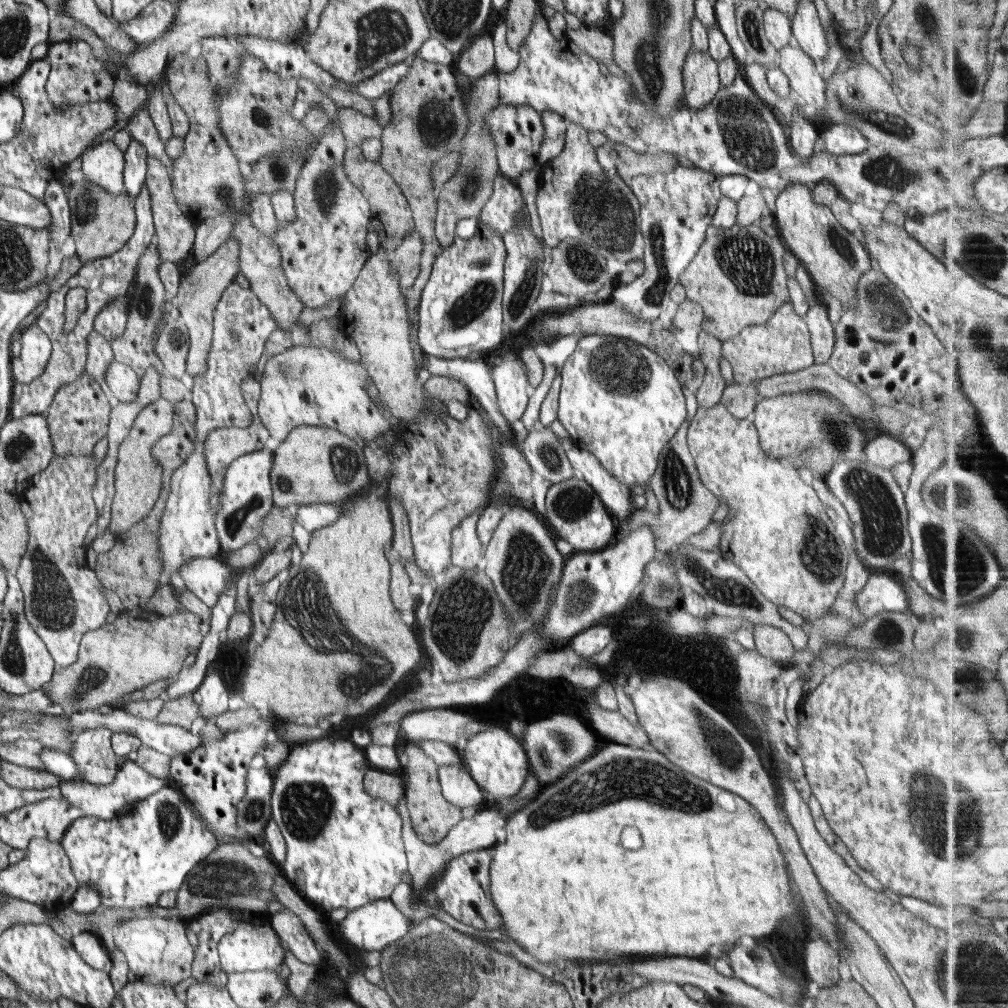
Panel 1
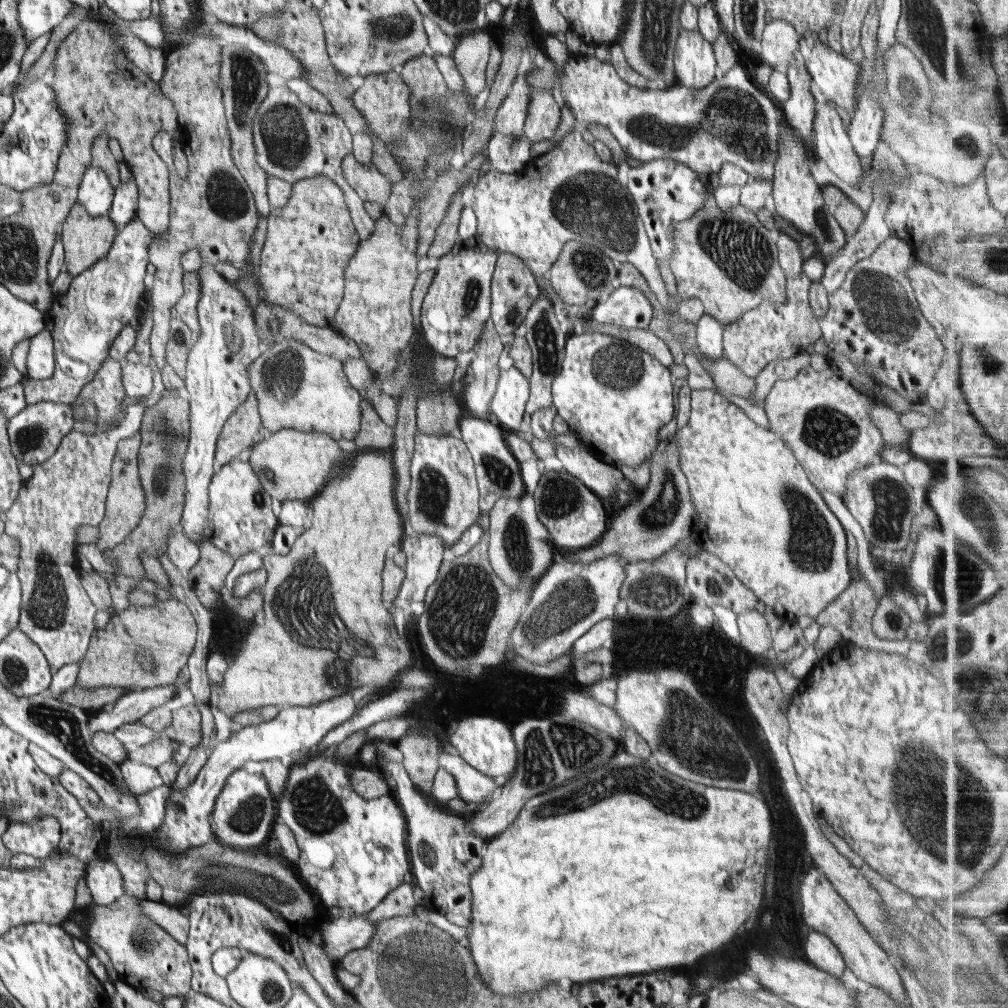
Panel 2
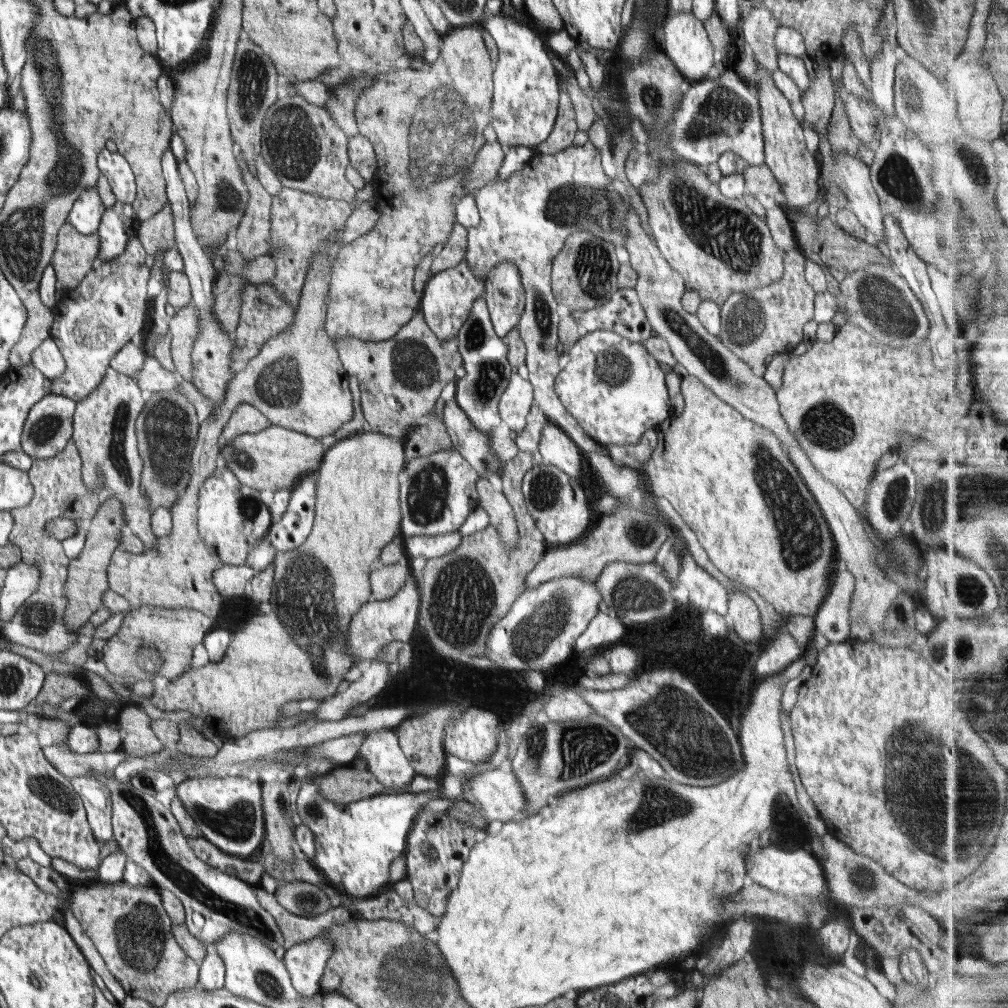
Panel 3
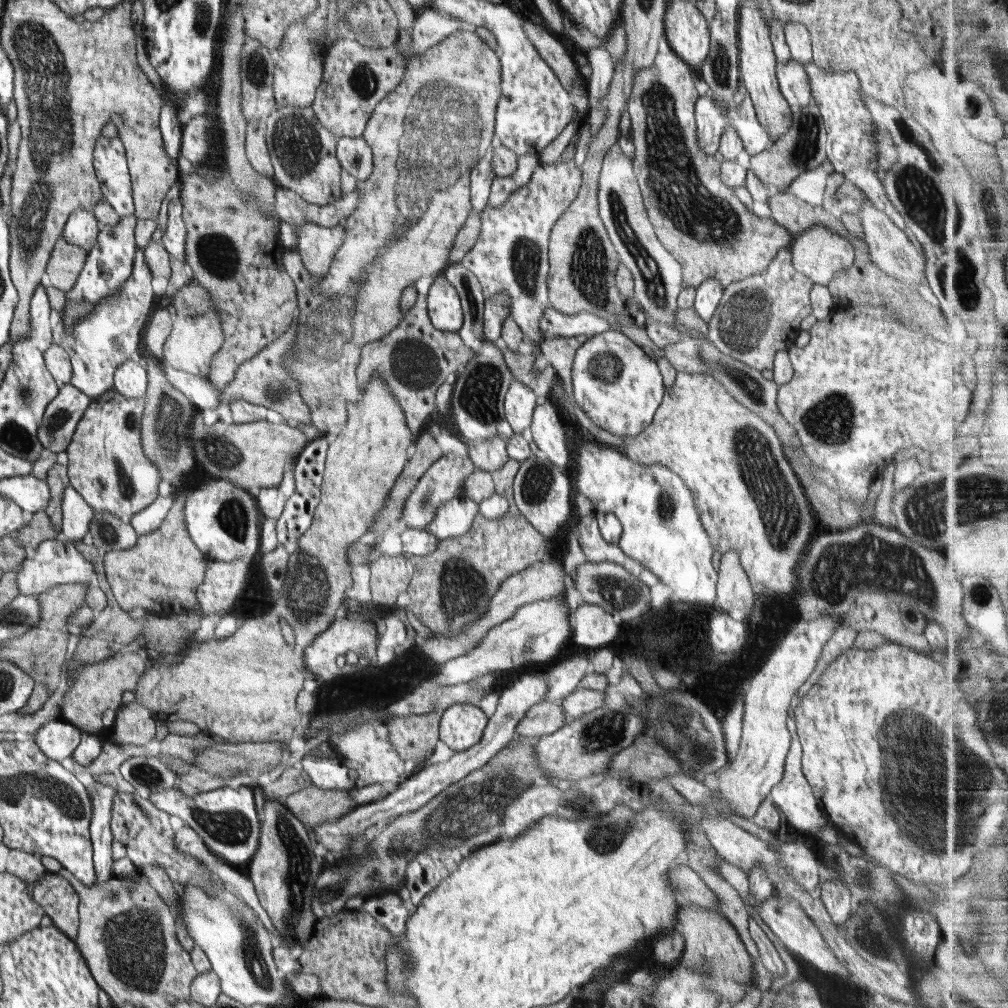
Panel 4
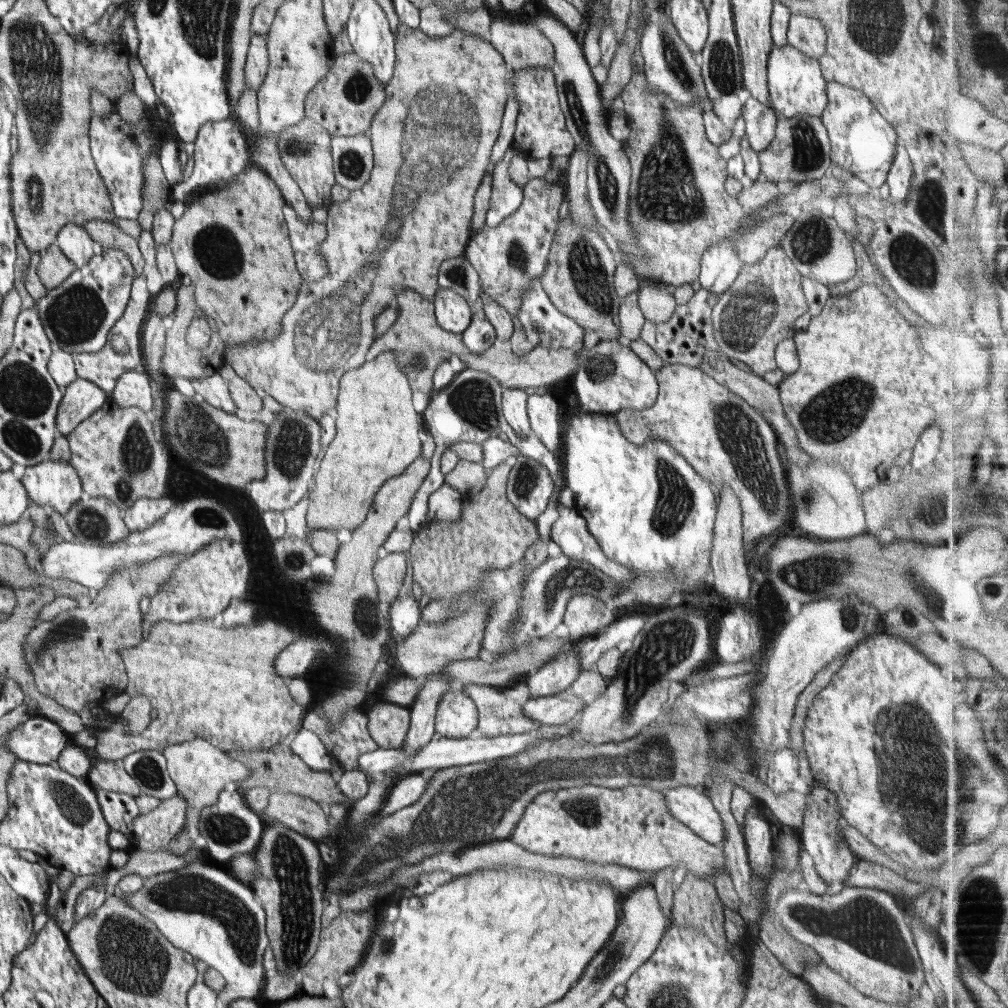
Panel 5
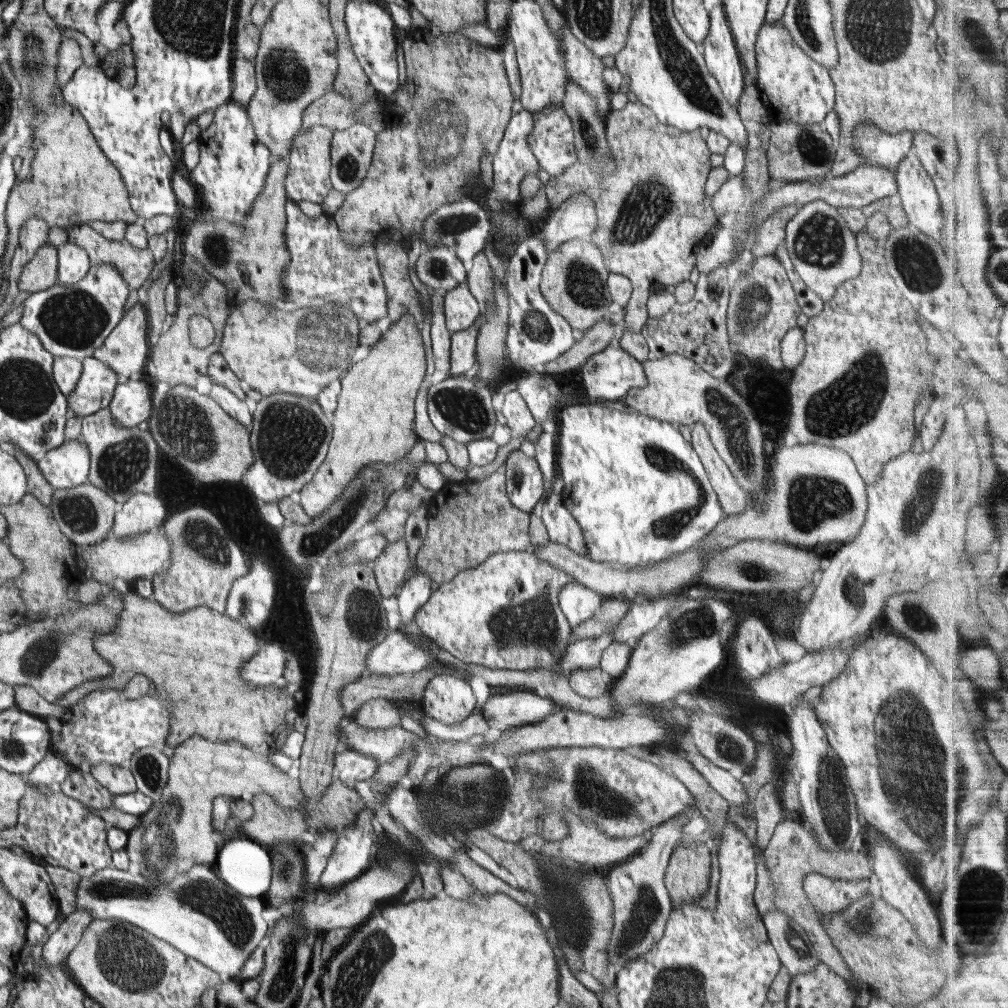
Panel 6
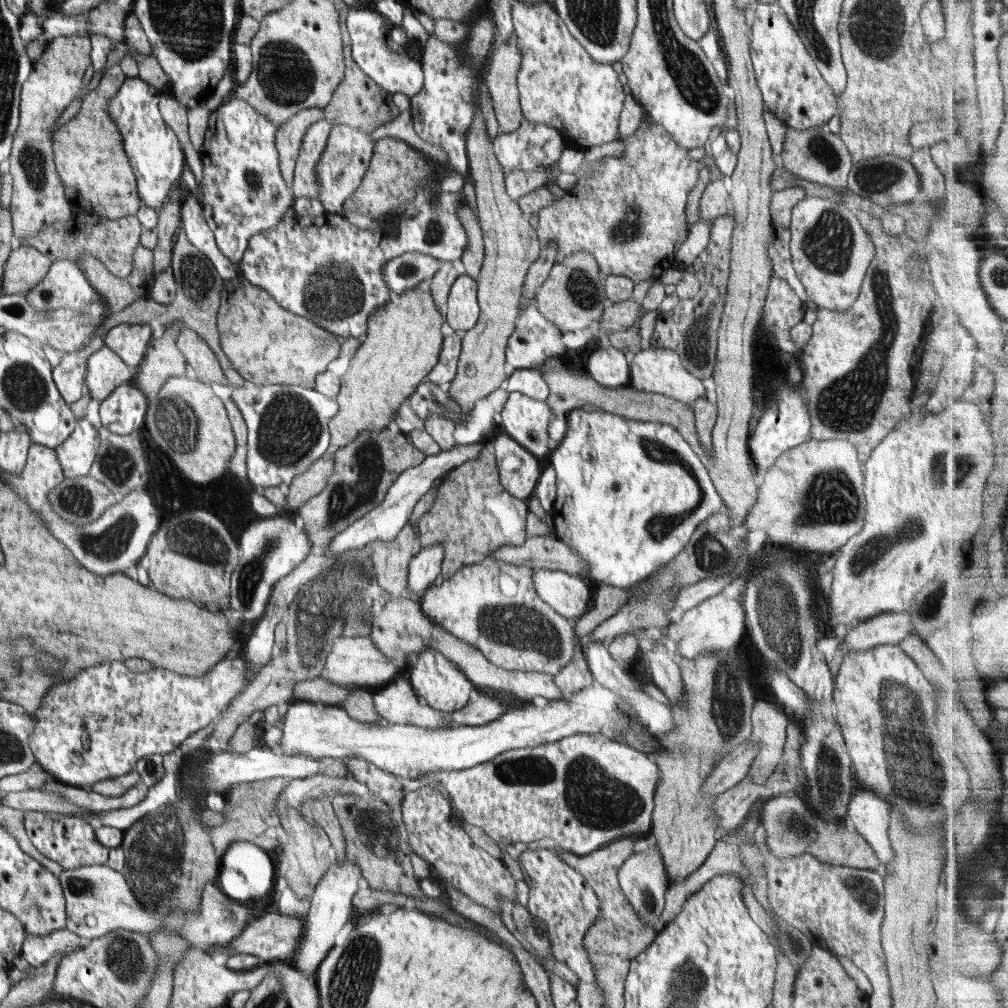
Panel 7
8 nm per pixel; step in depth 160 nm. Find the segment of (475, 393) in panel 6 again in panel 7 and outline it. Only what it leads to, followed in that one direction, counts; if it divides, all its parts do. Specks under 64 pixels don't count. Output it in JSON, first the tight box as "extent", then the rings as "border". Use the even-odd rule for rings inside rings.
{"extent":[407,381,472,427],"border":[[[429,381],[421,383],[416,388],[416,392],[408,398],[407,405],[411,406],[412,411],[424,421],[430,416],[430,412],[434,412],[438,416],[448,418],[455,427],[466,426],[467,418],[472,414],[472,411],[460,409],[448,391]]]}

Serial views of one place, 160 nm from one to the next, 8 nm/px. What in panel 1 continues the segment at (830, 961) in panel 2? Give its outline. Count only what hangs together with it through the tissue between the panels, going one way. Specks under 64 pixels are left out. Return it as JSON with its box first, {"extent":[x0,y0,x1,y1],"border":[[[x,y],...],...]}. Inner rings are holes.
{"extent":[805,935,839,989],"border":[[[819,935],[816,940],[806,940],[805,954],[805,978],[808,982],[815,982],[822,989],[839,982],[839,952],[826,937]]]}

